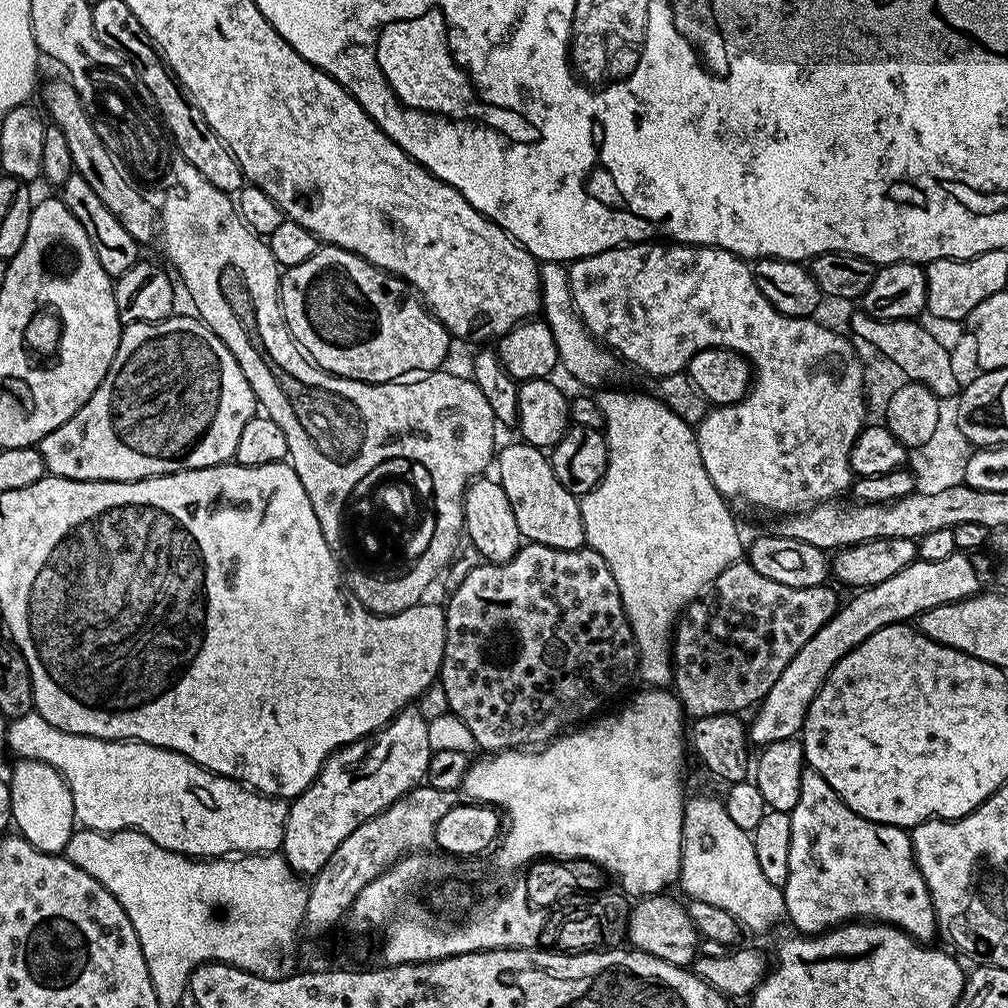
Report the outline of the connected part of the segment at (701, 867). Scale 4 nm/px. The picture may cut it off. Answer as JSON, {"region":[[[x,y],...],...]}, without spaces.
{"region":[[[696,796],[687,801],[684,806],[684,821],[682,822],[682,858],[680,859],[680,879],[678,881],[679,887],[684,887],[691,899],[701,900],[702,902],[710,902],[710,906],[718,906],[718,910],[726,910],[726,914],[730,914],[737,922],[740,923],[741,929],[752,932],[764,932],[767,928],[772,927],[778,923],[779,920],[785,919],[786,913],[784,911],[784,894],[781,888],[774,886],[774,882],[769,882],[765,876],[762,875],[762,869],[758,866],[758,858],[754,855],[754,842],[751,835],[746,830],[742,830],[742,826],[737,826],[736,823],[730,819],[730,814],[726,814],[726,806],[723,799],[712,796]]]}

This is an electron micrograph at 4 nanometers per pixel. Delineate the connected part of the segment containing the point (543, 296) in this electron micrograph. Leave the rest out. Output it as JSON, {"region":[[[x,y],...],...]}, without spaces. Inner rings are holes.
{"region":[[[544,262],[540,264],[540,304],[542,319],[550,326],[550,334],[554,334],[554,346],[558,346],[559,367],[565,368],[580,384],[589,384],[599,389],[616,372],[618,357],[611,348],[593,338],[580,319],[575,304],[572,303],[568,268],[560,262]]]}

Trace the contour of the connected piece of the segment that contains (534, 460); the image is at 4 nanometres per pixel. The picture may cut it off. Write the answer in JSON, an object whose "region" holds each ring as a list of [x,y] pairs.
{"region":[[[523,442],[508,444],[499,449],[494,460],[494,472],[498,477],[502,490],[506,490],[506,498],[510,498],[510,506],[514,506],[514,519],[518,522],[521,537],[529,544],[541,544],[558,550],[578,550],[585,547],[584,527],[582,526],[582,510],[580,501],[558,478],[552,469],[552,461],[541,449]]]}

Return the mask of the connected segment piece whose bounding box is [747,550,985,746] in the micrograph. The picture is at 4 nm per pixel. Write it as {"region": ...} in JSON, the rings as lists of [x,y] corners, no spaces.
{"region":[[[959,550],[941,561],[917,558],[893,577],[878,582],[877,585],[859,589],[853,600],[848,600],[845,604],[843,601],[830,622],[826,622],[826,626],[822,626],[822,630],[818,630],[818,634],[814,634],[814,638],[810,638],[810,642],[806,642],[806,646],[802,646],[802,650],[798,650],[798,654],[790,658],[790,666],[786,666],[778,682],[770,686],[770,690],[755,709],[757,712],[752,724],[750,720],[747,725],[749,741],[753,745],[763,746],[799,737],[806,722],[810,702],[814,702],[830,670],[834,670],[837,662],[850,654],[850,650],[866,642],[870,634],[891,624],[915,621],[926,610],[934,610],[934,606],[977,595],[985,587],[984,576],[972,559],[969,553]]]}

